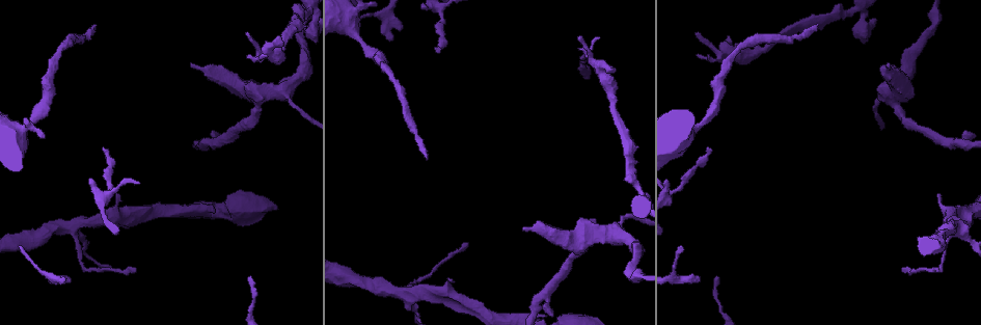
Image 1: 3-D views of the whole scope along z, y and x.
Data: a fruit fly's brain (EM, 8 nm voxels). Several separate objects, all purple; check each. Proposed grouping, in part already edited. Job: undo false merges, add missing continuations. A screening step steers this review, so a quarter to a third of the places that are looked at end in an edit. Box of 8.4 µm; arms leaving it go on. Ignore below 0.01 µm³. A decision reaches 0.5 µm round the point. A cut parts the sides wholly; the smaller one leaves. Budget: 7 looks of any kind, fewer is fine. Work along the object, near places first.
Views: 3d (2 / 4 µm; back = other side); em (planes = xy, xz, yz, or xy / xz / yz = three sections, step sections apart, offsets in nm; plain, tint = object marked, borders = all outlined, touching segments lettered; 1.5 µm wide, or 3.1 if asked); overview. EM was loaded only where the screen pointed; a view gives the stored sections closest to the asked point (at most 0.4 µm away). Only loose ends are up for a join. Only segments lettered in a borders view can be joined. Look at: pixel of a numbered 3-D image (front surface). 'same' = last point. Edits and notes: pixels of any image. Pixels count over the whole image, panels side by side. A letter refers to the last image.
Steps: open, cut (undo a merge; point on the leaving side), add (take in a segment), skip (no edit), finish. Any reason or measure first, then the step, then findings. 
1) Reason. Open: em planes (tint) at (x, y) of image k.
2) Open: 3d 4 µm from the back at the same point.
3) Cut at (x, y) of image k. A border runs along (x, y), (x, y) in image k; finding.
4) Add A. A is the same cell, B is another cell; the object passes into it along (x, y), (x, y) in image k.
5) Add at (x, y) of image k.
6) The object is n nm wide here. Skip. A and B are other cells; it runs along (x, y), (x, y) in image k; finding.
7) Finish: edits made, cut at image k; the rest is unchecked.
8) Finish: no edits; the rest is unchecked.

A narrow waist. Open: em yz step 8 (tint) at (705, 122) of image 1.

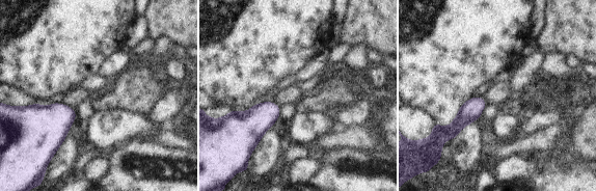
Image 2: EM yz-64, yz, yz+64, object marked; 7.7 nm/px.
Another direction. Open: em planes (tint) at the same point.

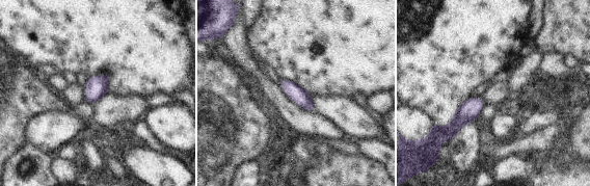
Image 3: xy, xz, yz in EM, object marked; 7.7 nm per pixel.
See the neighbours. Open: em planes (borders) at the same point.

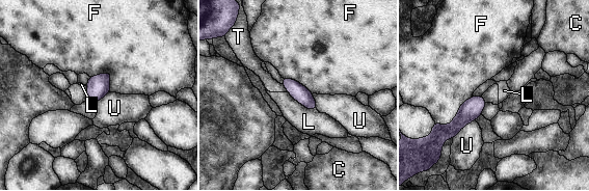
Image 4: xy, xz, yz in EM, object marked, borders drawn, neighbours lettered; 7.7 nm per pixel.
Skip. C, F, L, T and U are other cells; a border runs along (475, 119), (467, 123), (453, 138) in image 4; continuous, no second neuron.

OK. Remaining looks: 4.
An open end. Open: 3d 2 µm at (817, 24) of image 1.

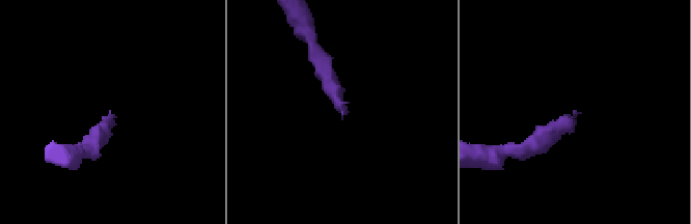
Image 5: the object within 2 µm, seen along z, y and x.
Open: em xz step 8 (tint) at (577, 112) of image 5.

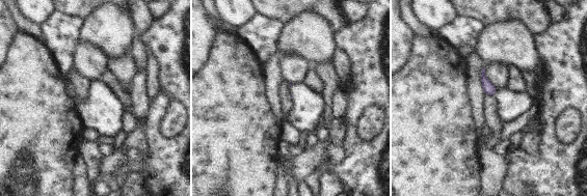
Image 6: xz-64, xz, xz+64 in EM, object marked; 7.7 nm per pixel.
See the neighbours. Open: em xz step 8 (borders) at the same point.

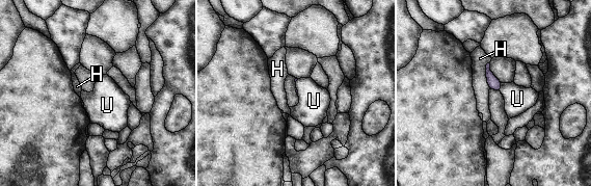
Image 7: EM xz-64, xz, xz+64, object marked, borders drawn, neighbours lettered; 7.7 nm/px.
The longest contact is with H, 220 nm. Add U. U is the same cell, H is another cell; it goes on there.

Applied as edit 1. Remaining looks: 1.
Finish: edits made, add at image 7; the rest is unchecked.

